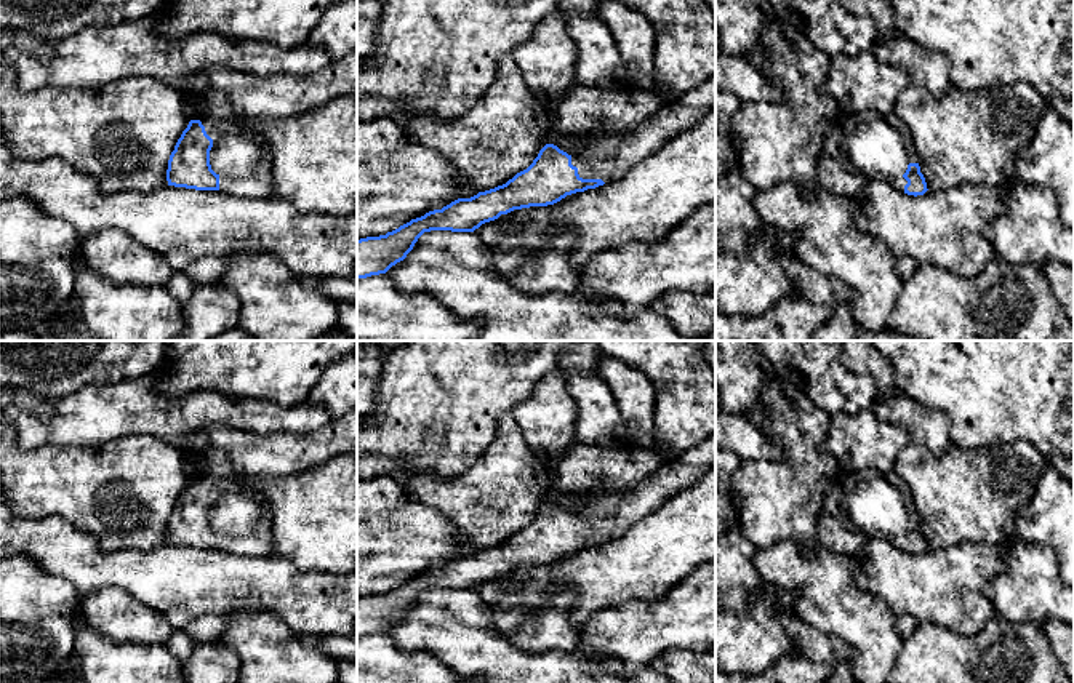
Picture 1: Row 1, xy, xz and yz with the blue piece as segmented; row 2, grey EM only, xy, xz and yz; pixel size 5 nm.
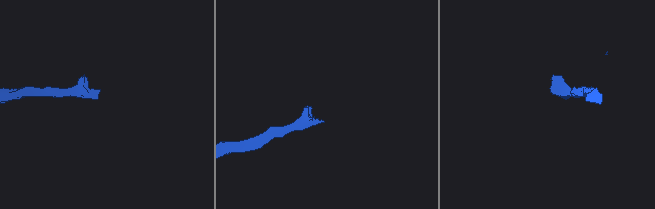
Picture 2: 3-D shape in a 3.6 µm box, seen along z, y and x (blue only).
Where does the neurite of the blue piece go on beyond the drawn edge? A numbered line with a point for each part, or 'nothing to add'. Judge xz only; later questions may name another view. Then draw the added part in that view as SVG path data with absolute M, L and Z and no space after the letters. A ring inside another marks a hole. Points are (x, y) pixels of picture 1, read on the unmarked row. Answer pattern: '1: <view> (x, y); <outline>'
1: xz (618, 511); M715 433L674 461L619 491L602 493L594 515L571 513L571 523L583 537L605 542L623 536L634 523L661 507L674 494L695 486L715 467Z

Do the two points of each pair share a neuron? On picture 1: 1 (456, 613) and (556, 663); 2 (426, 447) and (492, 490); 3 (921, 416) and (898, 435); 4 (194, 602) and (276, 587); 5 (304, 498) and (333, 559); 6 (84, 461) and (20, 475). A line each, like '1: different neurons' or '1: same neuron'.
1: same neuron
2: different neurons
3: different neurons
4: same neuron
5: same neuron
6: same neuron

